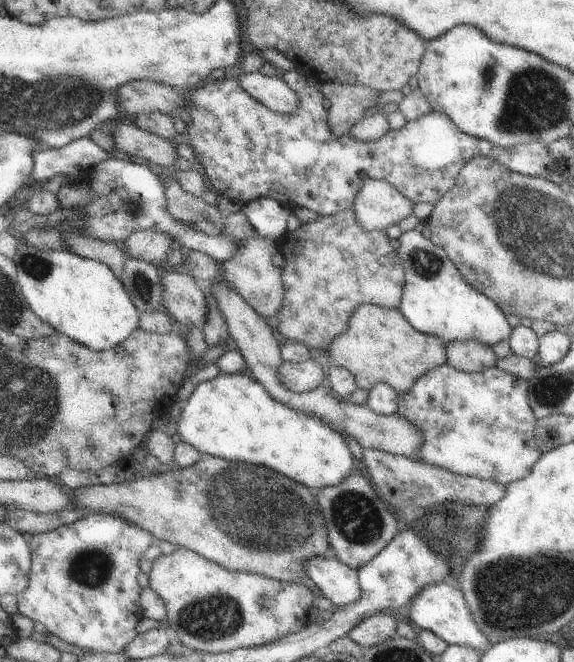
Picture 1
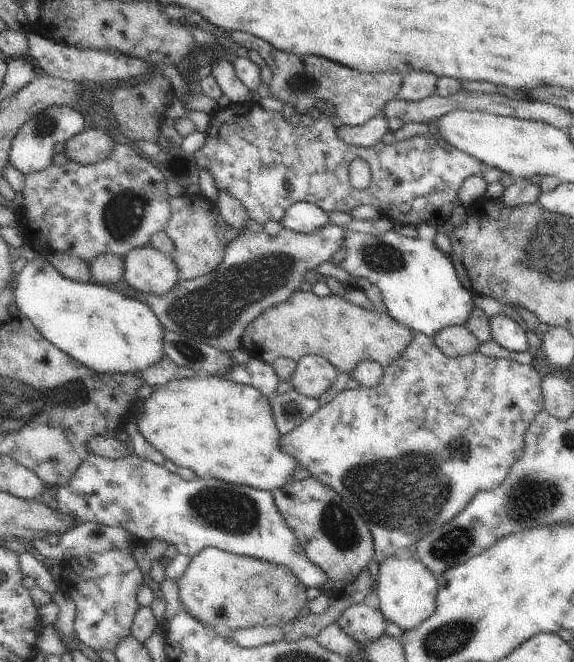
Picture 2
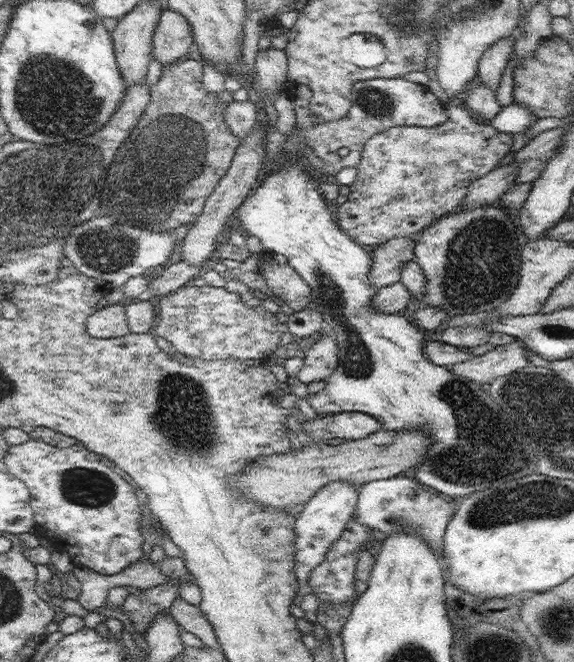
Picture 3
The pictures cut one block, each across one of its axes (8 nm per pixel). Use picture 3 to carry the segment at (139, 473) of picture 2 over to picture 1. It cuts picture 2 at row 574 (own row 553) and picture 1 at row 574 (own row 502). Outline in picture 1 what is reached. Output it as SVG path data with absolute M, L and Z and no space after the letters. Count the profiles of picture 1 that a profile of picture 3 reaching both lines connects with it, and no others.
M333 555L306 560L304 570L308 578L333 605L344 608L358 602L362 596L357 571L343 564Z

